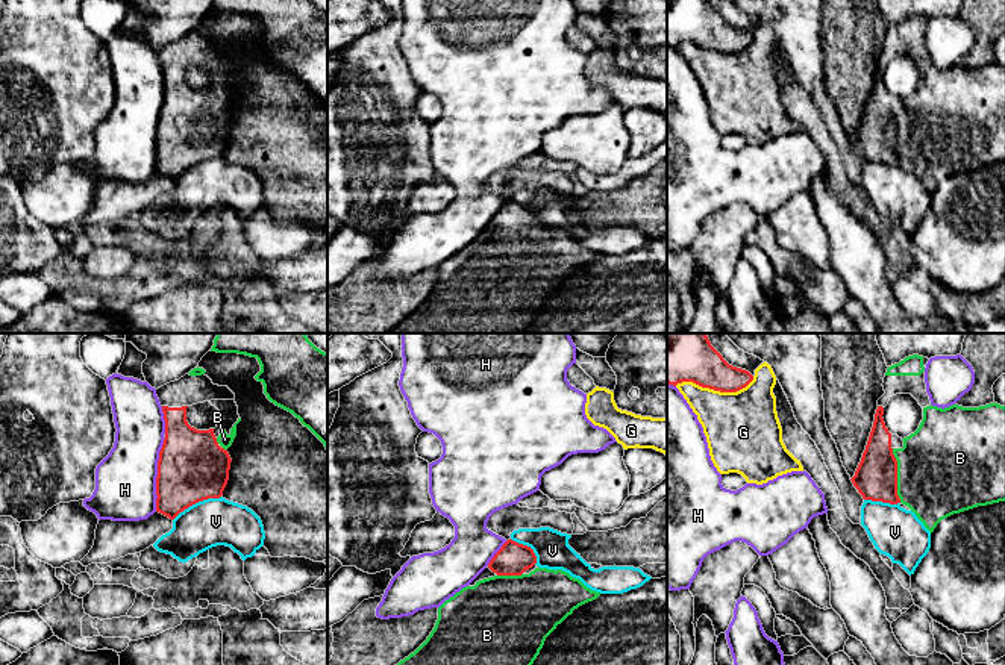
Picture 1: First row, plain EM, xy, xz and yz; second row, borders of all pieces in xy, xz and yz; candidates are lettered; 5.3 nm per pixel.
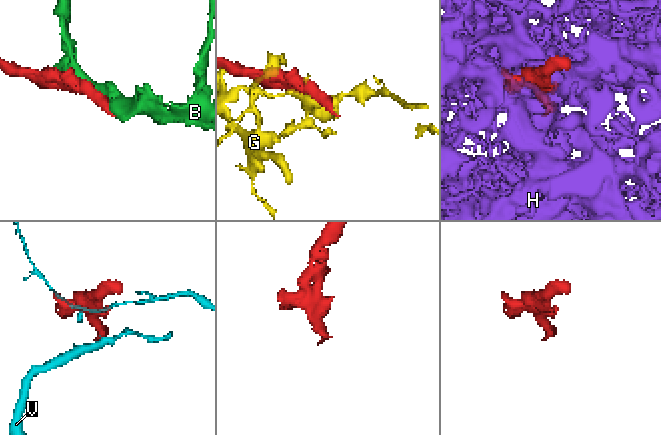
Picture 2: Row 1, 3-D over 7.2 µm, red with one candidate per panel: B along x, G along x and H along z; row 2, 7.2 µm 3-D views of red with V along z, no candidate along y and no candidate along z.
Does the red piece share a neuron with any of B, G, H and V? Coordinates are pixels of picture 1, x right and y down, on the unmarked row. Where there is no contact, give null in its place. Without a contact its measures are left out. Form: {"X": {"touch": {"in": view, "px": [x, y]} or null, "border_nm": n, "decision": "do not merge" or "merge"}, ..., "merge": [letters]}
{"B": {"touch": {"in": "yz", "px": [896, 137]}, "border_nm": 300, "decision": "merge"}, "G": {"touch": {"in": "yz", "px": [714, 50]}, "border_nm": 420, "decision": "do not merge"}, "H": {"touch": {"in": "xy", "px": [158, 135]}, "border_nm": 400, "decision": "do not merge"}, "V": {"touch": {"in": "xy", "px": [196, 162]}, "border_nm": 280, "decision": "do not merge"}, "merge": ["B"]}

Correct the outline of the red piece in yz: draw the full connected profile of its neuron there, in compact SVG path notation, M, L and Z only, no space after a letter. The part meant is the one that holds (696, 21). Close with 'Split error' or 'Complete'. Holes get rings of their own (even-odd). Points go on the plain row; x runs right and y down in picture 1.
M667 0L667 44L693 42L720 53L746 48L753 36L729 26L709 0Z. Complete

